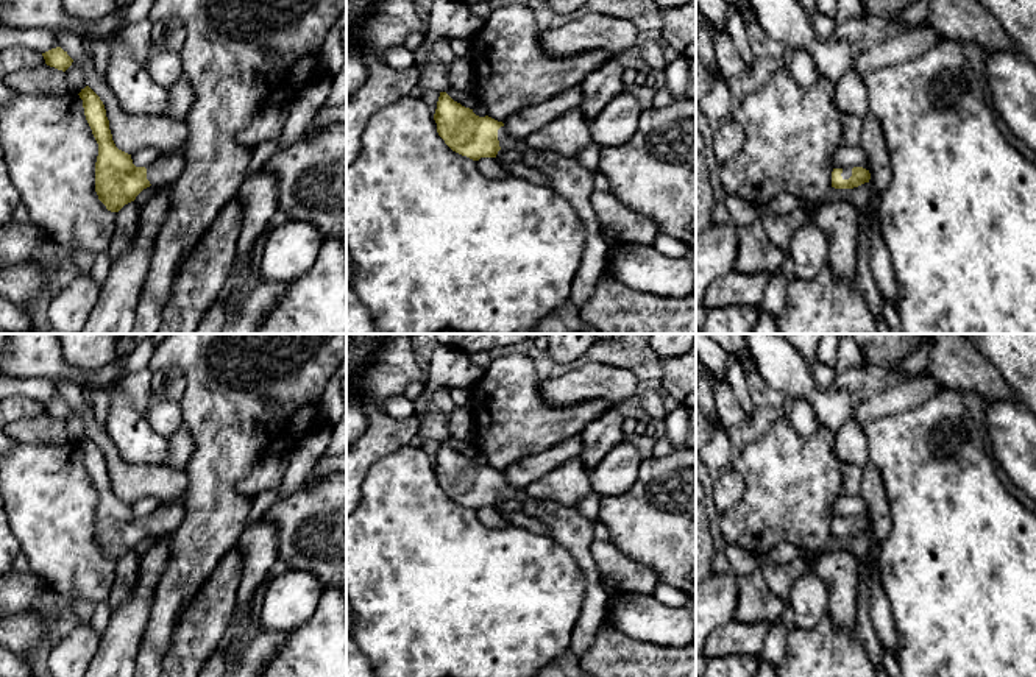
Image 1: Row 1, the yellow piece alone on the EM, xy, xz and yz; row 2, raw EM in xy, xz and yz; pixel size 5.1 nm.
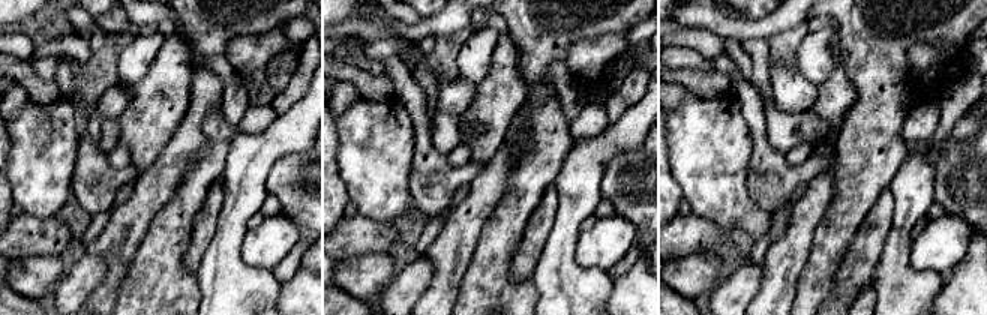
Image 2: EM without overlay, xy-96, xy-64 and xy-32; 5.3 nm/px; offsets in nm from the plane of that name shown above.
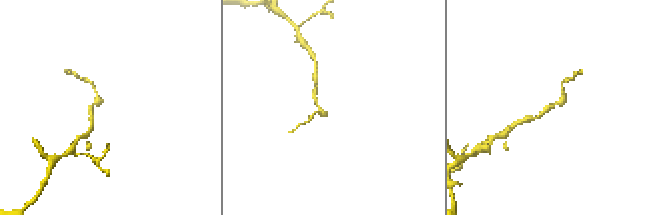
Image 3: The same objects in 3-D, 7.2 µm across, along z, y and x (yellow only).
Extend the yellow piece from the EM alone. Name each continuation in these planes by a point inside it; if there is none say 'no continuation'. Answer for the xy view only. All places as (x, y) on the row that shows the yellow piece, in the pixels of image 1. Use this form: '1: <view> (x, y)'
1: xy (167, 167)

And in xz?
1: xz (567, 175)

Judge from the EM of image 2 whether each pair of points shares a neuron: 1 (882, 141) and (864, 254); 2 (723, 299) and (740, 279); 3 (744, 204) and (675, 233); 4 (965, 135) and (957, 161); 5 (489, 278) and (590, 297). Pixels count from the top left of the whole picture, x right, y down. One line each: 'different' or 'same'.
1: different
2: same
3: different
4: different
5: different

